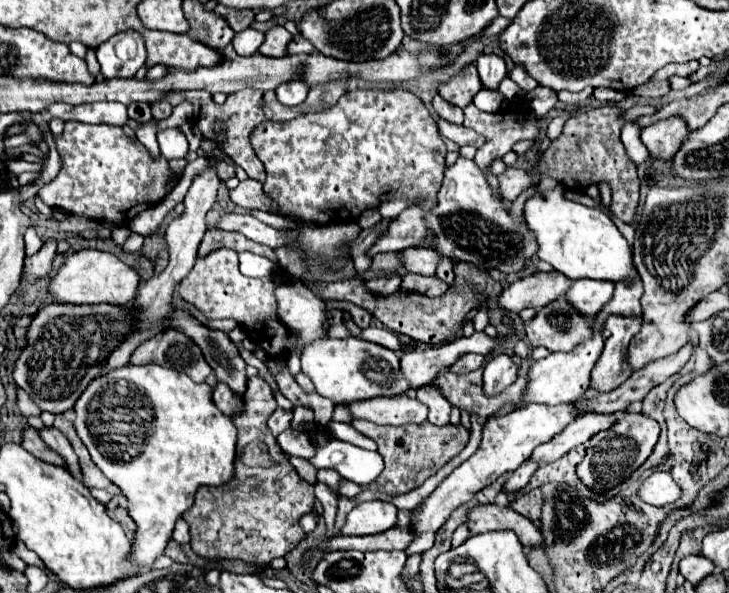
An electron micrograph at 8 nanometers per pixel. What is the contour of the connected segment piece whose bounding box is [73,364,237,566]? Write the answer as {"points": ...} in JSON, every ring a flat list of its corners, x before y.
{"points":[[125,366,119,372,99,376,83,392,75,404,75,430,87,446,95,466,121,490,127,498,129,516,137,524,133,538,133,564,151,566,151,562,163,554,171,532,179,516,193,506,193,496,199,486,221,486,227,484,235,470,235,446,237,428,233,418,225,416,213,404,213,390,209,384,193,382,185,372,149,366]]}

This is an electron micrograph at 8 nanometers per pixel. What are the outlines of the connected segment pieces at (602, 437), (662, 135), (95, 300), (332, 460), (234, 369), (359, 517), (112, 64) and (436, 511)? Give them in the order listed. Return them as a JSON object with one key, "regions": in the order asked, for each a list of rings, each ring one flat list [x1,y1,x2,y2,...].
{"regions":[[[625,414,623,420,617,422,613,428,593,436,585,458,577,466,579,480,597,494,615,488,649,458,653,446,657,444,657,438,659,438,659,424,653,418,645,414]],[[671,116,645,126,641,140,649,148,649,154,653,158,669,162,669,156,673,156,673,152,681,148,681,140,685,140,687,134,687,122,681,116]],[[87,248,81,252,69,254,65,264,59,268,57,276,51,280,49,288,59,302,125,306,135,298,139,282,141,282,139,272,135,268,127,266,125,262,121,262,115,254]],[[337,438,313,440,317,454,311,458,315,468,333,468,349,482,369,486,383,472,383,460,379,452,369,452]],[[175,310,173,318,169,318,169,324,177,330,183,330,189,338,193,338,195,344,203,350,203,356,207,364,213,368,215,376,219,380,225,380,229,388,243,398,247,388,247,374,245,374,247,364,239,356,239,350,229,340,229,336,205,328,201,322,197,322,193,316,189,316,183,310]],[[361,502,349,514,341,528,343,536,365,536,379,534,397,524,397,508,389,502]],[[135,30,119,32,97,48,97,60,105,78,133,78,147,60,145,42]],[[529,404,521,410,513,410,501,418,489,418,483,424,483,436,481,436,481,444,479,448,473,452,473,456,463,462,461,466,457,466,439,486,437,490,423,500,423,508,421,512,413,510,411,516,411,524,413,528,417,528,417,536,413,538,413,542,409,544,409,548,405,550,409,556,411,554,421,554,425,550,429,550,433,546,435,540,435,532,441,528,441,524,445,524,445,520,449,518,449,514,459,508,461,504,469,502,479,490,483,490,485,486,493,484,499,476,517,470,525,458,531,456,531,452,539,446,549,442,555,434,559,434,569,422,577,420,583,414,575,414,575,406,573,404,559,404,559,406,549,406,549,404]]]}

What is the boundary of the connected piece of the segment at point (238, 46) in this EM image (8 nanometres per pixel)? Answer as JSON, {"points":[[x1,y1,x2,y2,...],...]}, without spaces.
{"points":[[245,28,243,32,235,34,233,48,235,48,235,52,241,52,241,56,251,56,253,52,259,50,263,40,265,40,263,32,259,32,255,28]]}

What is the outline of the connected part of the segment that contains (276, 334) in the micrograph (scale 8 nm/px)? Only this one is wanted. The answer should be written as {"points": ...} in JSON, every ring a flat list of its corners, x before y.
{"points":[[217,250,205,258,197,258,193,270,181,280,179,294,185,302,193,304,201,314,209,320,215,318,231,318,253,342,261,342,261,350,271,358,285,358,289,354,289,328,281,324,277,316,277,302,275,302,275,288,285,284,287,276,279,268,273,276,259,280,259,278,245,278,239,272,237,252,231,250]]}

